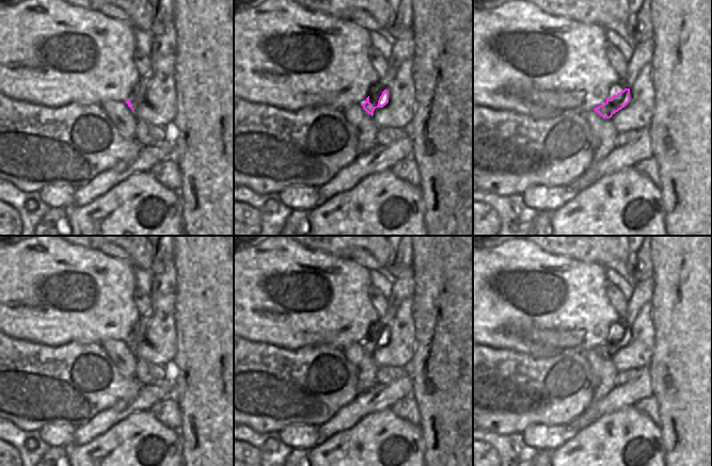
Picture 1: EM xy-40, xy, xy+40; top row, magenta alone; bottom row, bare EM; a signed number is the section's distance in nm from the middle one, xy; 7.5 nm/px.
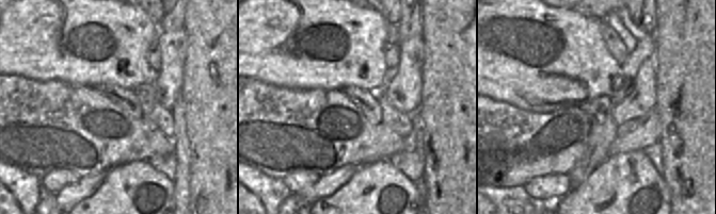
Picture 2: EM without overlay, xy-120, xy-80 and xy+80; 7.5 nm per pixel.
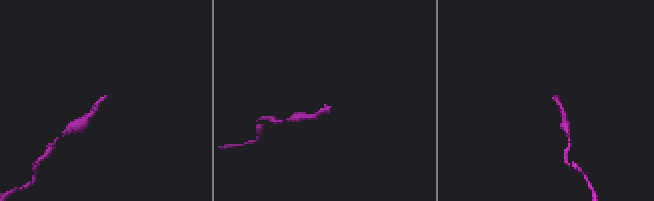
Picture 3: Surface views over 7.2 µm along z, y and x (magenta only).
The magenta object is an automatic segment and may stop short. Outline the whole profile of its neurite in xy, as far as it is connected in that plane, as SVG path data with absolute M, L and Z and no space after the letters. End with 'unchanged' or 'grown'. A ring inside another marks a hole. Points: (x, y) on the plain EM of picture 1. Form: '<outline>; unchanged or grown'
M412 270L402 278L393 280L393 288L389 296L389 307L386 314L380 317L376 326L369 331L365 341L362 342L363 348L374 354L376 347L383 347L389 341L389 326L397 311L397 307L407 299L414 294L414 273Z; grown

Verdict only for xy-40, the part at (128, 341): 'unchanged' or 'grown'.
grown

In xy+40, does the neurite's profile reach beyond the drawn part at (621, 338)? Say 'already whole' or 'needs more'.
needs more

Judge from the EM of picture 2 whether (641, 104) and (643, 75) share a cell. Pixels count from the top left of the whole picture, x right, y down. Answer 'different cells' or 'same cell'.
same cell

